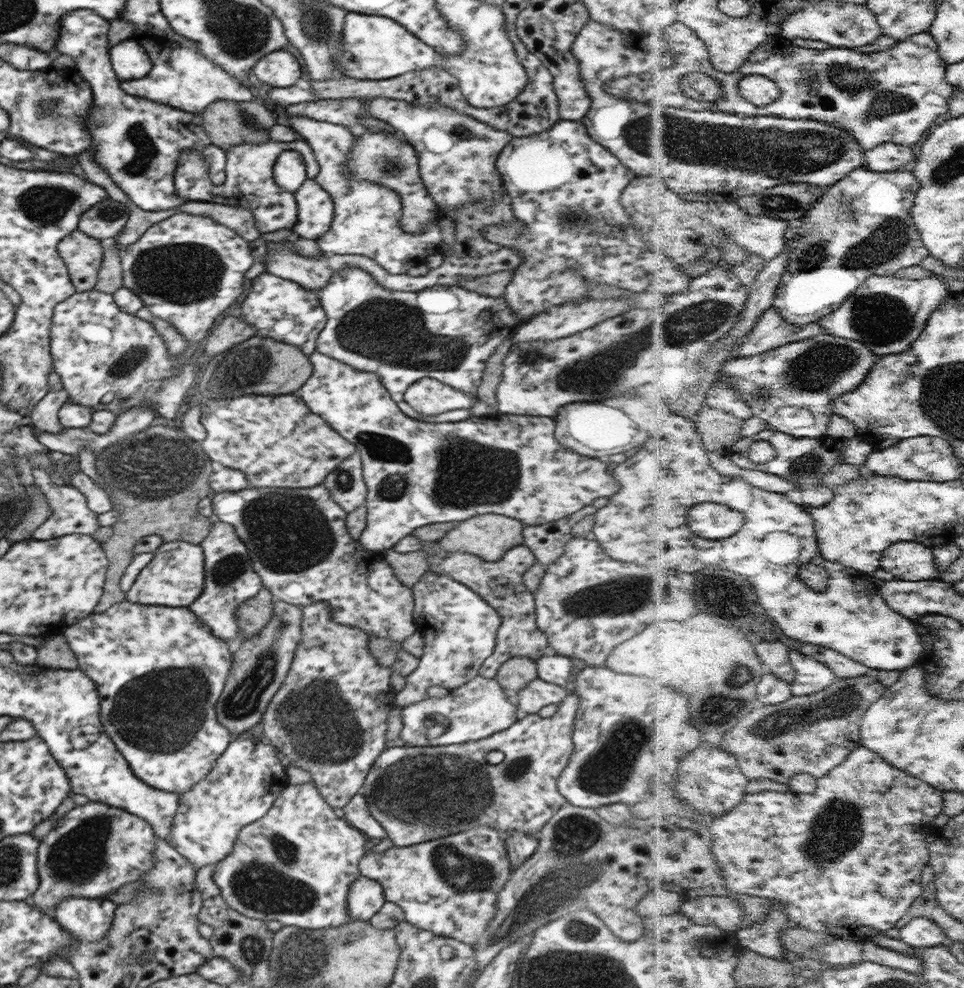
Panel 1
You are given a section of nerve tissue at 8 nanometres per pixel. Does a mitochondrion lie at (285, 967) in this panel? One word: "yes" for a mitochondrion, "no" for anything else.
yes

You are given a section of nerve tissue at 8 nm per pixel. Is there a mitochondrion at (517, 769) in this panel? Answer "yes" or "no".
yes

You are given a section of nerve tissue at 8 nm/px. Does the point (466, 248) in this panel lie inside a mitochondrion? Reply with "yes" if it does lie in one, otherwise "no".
no

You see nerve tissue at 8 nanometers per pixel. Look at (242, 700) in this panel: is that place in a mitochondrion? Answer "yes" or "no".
yes

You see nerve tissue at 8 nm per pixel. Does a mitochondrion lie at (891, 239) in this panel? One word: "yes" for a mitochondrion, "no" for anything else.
yes

